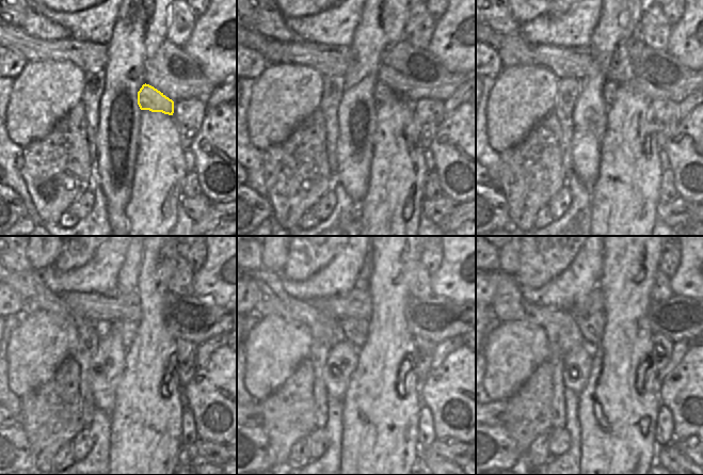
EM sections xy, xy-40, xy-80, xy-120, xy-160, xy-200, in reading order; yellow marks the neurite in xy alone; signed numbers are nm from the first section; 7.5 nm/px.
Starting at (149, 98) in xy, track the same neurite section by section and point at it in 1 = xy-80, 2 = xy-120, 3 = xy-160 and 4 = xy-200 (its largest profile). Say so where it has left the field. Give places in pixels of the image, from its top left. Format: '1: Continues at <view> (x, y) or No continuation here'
1: Continues at xy-80 (610, 88)
2: Continues at xy-120 (127, 330)
3: Continues at xy-160 (355, 331)
4: Continues at xy-200 (591, 325)

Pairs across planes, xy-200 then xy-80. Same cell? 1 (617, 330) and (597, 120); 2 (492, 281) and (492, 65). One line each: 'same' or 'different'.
1: different
2: same

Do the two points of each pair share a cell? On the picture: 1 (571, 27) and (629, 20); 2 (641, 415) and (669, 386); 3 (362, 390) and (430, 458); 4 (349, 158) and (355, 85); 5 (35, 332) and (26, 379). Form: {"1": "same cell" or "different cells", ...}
{"1": "different cells", "2": "different cells", "3": "different cells", "4": "same cell", "5": "same cell"}

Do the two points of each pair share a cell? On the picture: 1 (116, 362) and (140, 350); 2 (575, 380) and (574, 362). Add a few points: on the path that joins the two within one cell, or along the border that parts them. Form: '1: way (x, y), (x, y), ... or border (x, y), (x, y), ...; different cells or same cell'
1: border (127, 349), (123, 375), (118, 382); different cells
2: way (579, 377), (577, 366); same cell

